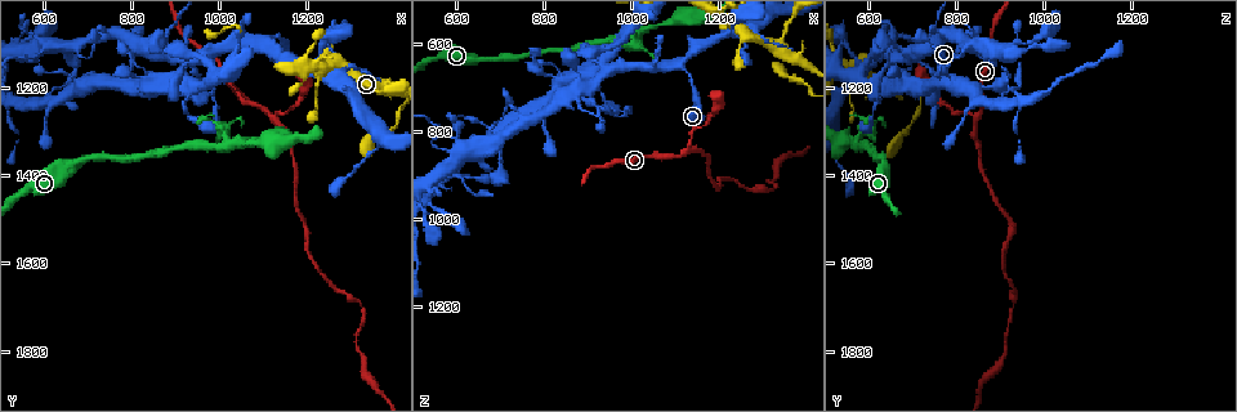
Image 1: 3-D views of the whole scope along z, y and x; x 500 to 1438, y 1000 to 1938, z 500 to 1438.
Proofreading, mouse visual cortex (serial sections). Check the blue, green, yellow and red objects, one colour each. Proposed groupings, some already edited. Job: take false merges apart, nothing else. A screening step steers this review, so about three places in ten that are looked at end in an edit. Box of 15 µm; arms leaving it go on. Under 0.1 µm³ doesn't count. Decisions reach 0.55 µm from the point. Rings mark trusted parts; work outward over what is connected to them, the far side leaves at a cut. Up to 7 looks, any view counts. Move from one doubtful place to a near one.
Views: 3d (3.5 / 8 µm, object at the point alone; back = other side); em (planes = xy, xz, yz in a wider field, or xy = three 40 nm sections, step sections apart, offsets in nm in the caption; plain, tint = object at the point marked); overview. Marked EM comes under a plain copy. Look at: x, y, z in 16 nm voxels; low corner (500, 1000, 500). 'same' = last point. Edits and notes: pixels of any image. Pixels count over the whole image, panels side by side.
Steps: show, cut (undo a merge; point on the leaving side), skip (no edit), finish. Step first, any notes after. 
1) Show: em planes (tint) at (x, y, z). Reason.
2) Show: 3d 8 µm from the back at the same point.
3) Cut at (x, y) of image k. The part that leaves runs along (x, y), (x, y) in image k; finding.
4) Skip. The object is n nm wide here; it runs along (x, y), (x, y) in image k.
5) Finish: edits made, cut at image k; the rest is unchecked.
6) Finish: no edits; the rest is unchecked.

Show: 3d 3.5 µm at (1110, 1100, 645). Branch point.

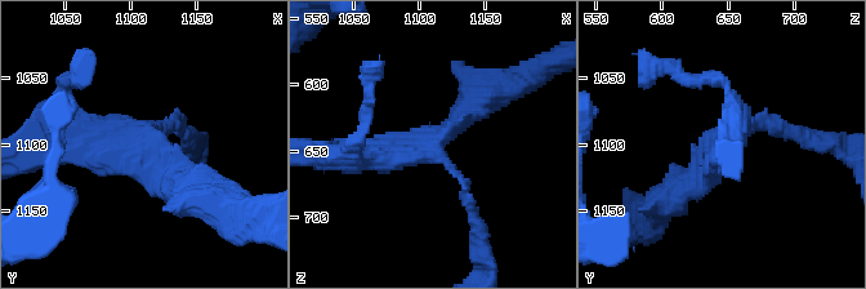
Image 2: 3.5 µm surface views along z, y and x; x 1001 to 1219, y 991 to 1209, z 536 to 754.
Show: em planes (tint) at (1108, 1096, 648). Now the EM.

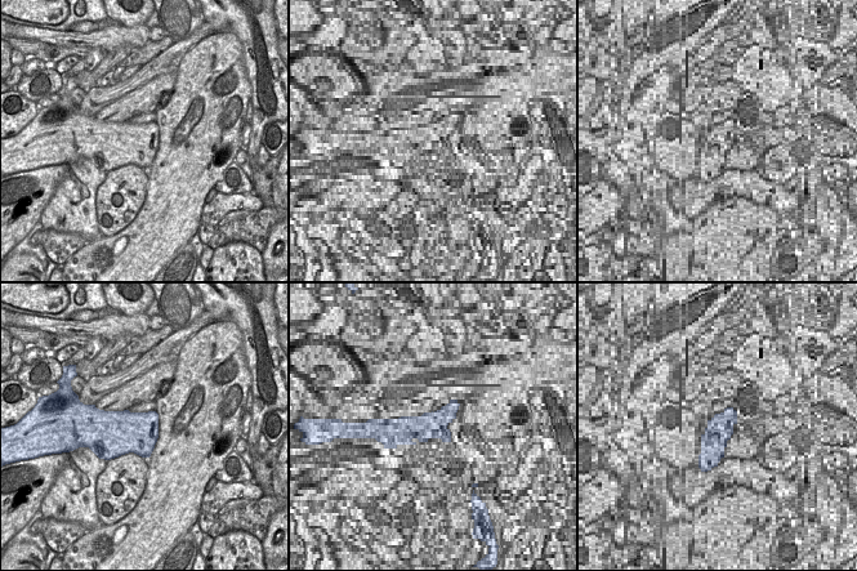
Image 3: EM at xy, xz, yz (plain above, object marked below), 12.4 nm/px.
Skip. It runs along (469, 208), (465, 182), (433, 149), (351, 155) in image 2; continuous, no second cell.

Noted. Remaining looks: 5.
Show: 3d 3.5 µm at (1120, 1275, 845). Side arm on a straight run.

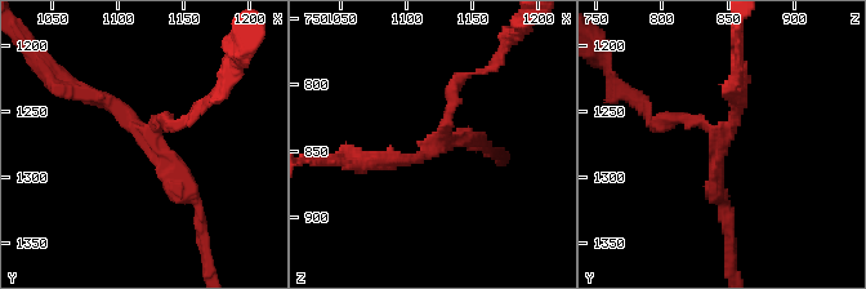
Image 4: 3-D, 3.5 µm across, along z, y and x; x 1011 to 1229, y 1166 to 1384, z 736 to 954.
Show: em xy step 1 (tint) at (1124, 1270, 848). 3 arms meet here; the arms are 150, 200, 250 nm wide.

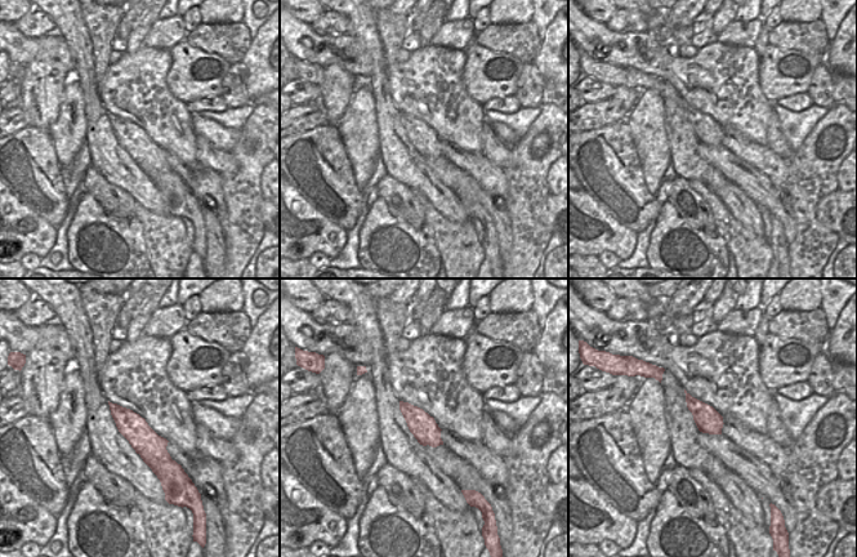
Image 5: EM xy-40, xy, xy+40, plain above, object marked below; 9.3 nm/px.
Skip. All the same cell.

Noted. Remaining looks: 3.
Show: 3d 8 µm at (885, 1120, 670). Sharp bend.

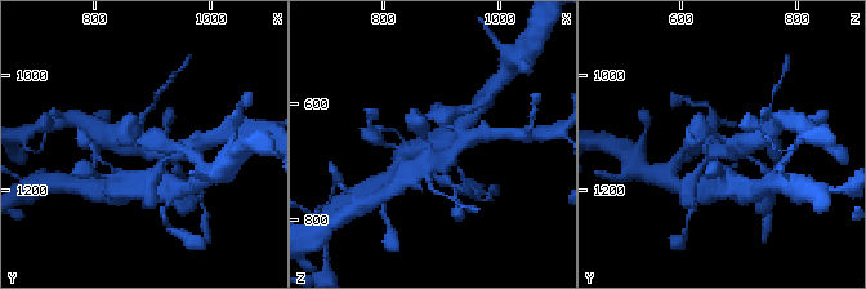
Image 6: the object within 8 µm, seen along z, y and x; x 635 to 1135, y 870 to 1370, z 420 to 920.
Show: em xy step 2 (tint) at (880, 1120, 675). Need the tissue.

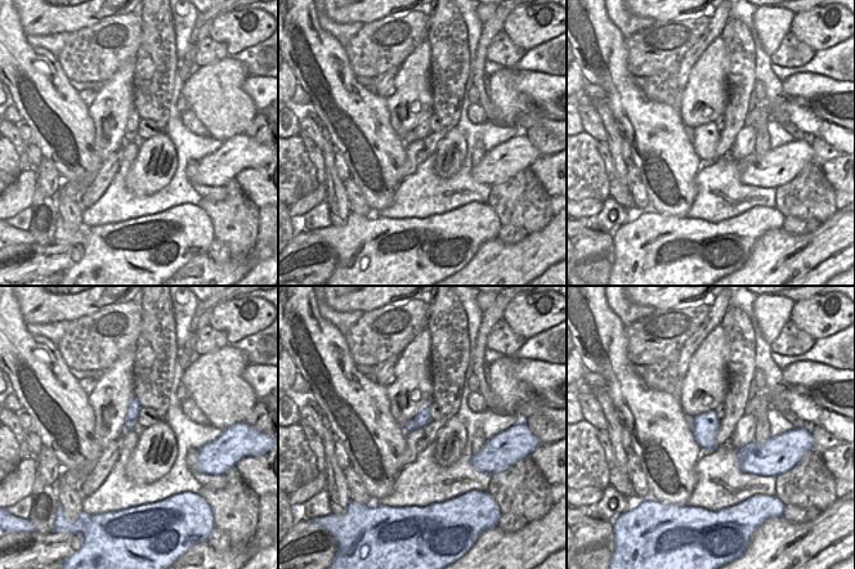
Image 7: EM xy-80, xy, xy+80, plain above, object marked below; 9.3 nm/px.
Skip. It runs along (452, 154), (414, 168), (393, 189) in image 6; all the same cell.

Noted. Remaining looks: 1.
Finish: no edits; the rest is unchecked.

